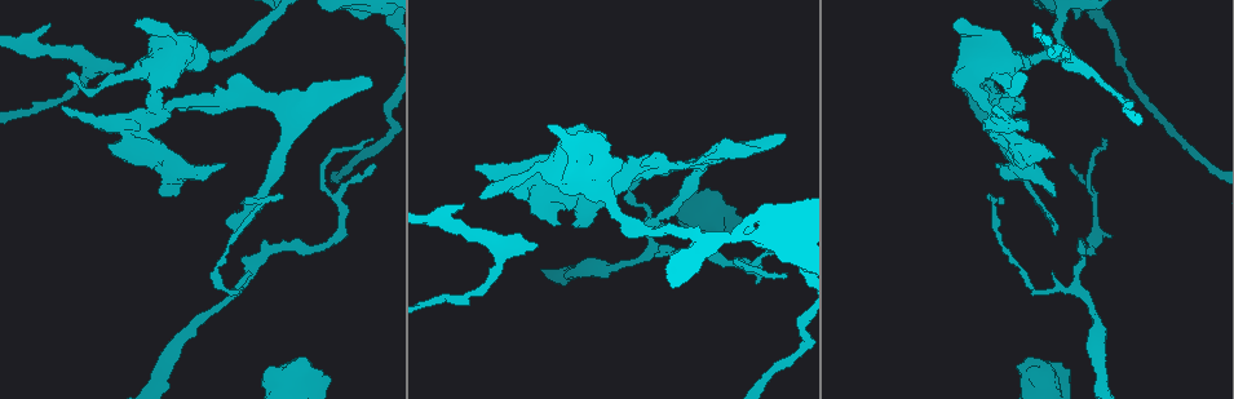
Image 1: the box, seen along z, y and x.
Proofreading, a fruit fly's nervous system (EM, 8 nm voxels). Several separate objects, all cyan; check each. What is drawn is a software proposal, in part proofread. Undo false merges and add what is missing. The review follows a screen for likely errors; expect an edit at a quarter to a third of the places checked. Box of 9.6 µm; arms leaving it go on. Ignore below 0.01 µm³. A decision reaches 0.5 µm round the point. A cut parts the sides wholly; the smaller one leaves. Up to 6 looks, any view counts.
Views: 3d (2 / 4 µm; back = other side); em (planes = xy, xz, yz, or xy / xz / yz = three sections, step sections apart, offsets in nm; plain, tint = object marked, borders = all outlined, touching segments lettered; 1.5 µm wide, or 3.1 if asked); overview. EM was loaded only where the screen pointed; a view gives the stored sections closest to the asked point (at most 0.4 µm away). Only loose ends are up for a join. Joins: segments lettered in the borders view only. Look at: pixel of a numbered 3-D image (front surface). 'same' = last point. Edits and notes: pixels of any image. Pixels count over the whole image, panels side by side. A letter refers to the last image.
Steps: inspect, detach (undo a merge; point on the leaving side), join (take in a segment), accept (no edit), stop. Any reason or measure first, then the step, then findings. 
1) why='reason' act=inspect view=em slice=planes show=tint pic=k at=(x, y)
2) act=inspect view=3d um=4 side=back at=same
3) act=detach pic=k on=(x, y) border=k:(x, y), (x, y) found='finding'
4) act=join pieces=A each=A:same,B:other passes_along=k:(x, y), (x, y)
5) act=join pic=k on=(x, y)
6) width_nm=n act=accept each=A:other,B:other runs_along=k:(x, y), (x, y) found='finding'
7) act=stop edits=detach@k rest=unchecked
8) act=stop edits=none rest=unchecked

why='thin end' act=inspect view=em slice=planes show=borders pic=1 at=(1057, 228)

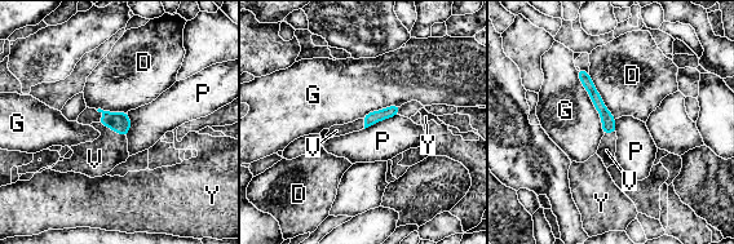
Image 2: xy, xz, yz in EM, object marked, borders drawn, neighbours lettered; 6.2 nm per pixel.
act=join pieces=V each=D:other,G:other,P:other,V:same,Y:other passes_along=2:(118, 122), (113, 129), (94, 159) found='it goes on there'

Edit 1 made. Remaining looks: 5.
why='thick turns thin' act=inspect view=3d um=4 side=back pic=1 at=(208, 172)

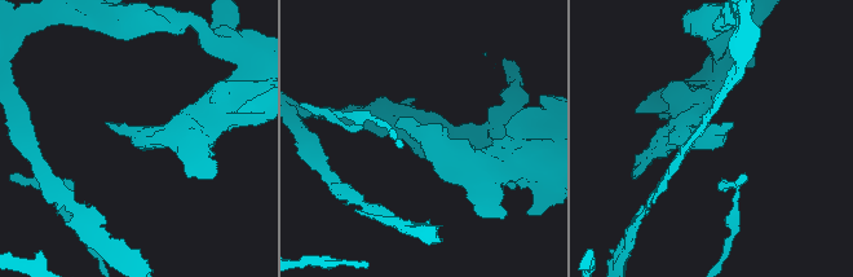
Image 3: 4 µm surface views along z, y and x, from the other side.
why='need the tissue' act=inspect view=em slice=planes show=tint pic=3 at=(715, 133)

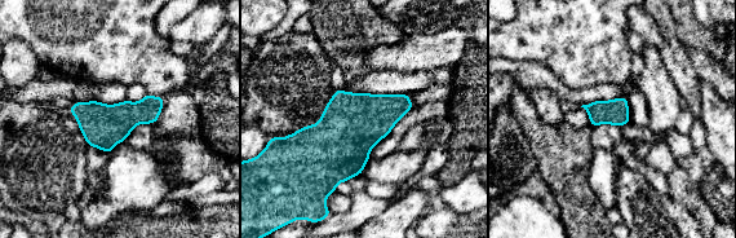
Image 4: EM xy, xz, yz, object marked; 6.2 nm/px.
act=inspect view=em slice=planes show=borders at=same

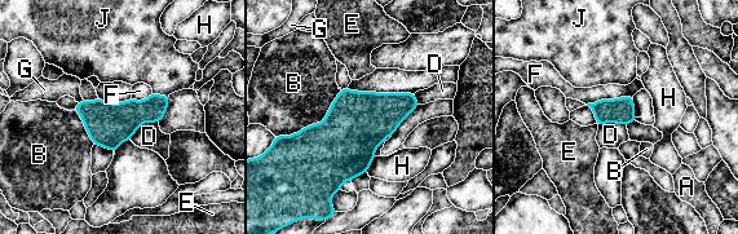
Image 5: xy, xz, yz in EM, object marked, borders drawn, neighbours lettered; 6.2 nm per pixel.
act=accept each=A:other,B:other,D:other,E:other,F:other,G:other,H:other,J:other border=5:(158, 122), (144, 122), (131, 140) found='continuous, no second neuron'

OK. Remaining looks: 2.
act=stop edits=join@2 rest=unchecked

